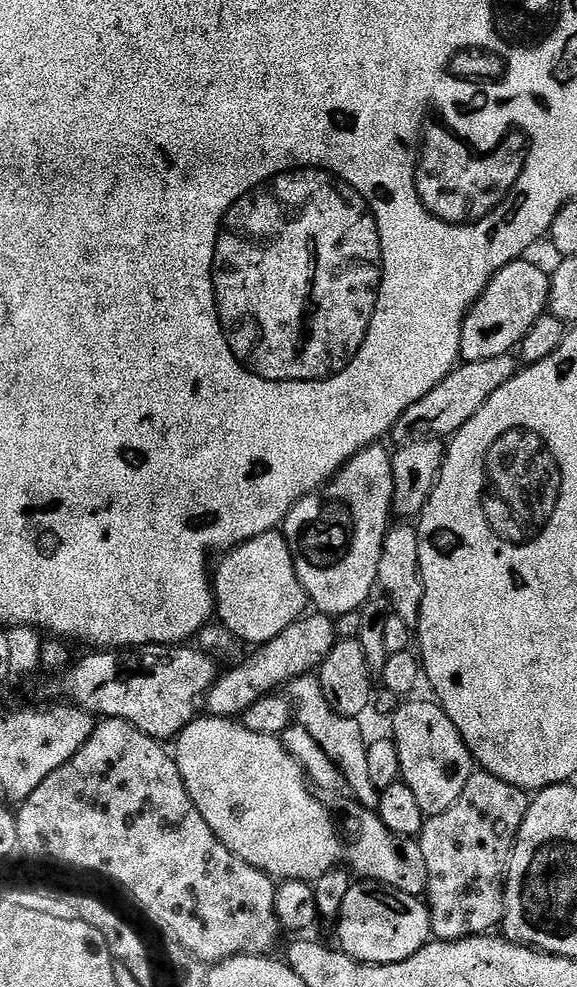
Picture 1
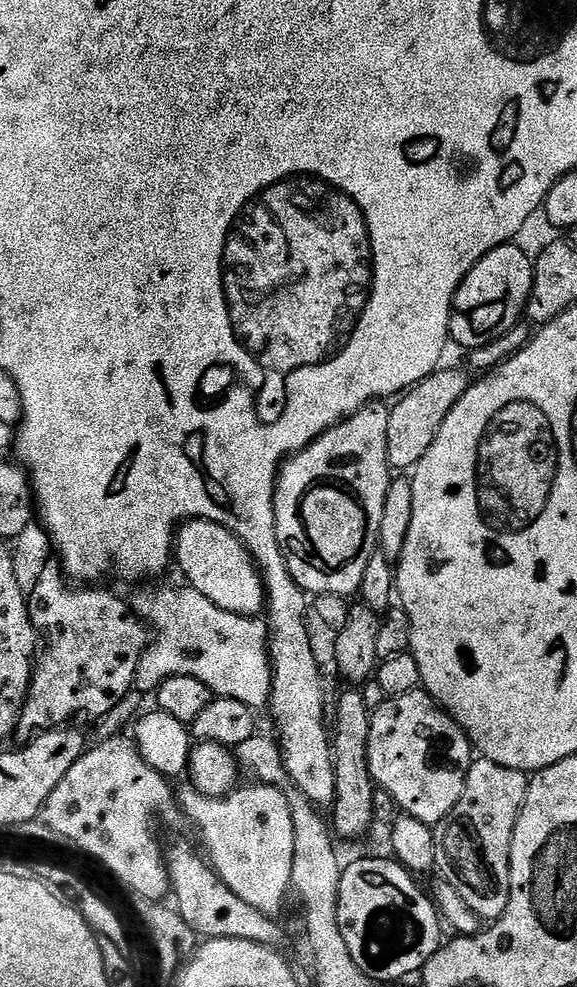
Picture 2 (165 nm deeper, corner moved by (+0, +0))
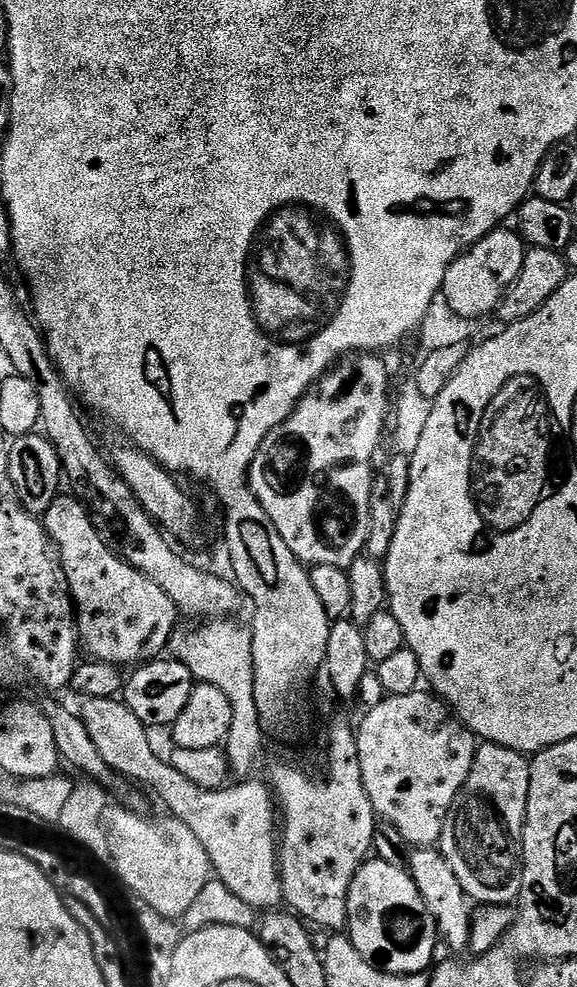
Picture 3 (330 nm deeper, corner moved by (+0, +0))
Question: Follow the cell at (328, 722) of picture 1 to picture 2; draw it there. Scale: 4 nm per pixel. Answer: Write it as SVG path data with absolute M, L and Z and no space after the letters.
M166 588L148 592L136 590L129 595L129 607L140 619L148 619L150 635L147 647L144 648L135 674L133 689L138 693L151 695L160 687L163 680L170 676L186 676L198 678L208 687L209 692L217 697L225 696L242 702L253 710L267 709L272 694L272 669L270 648L266 636L256 632L253 617L239 616L230 610L222 610L214 606L208 598L196 588Z

